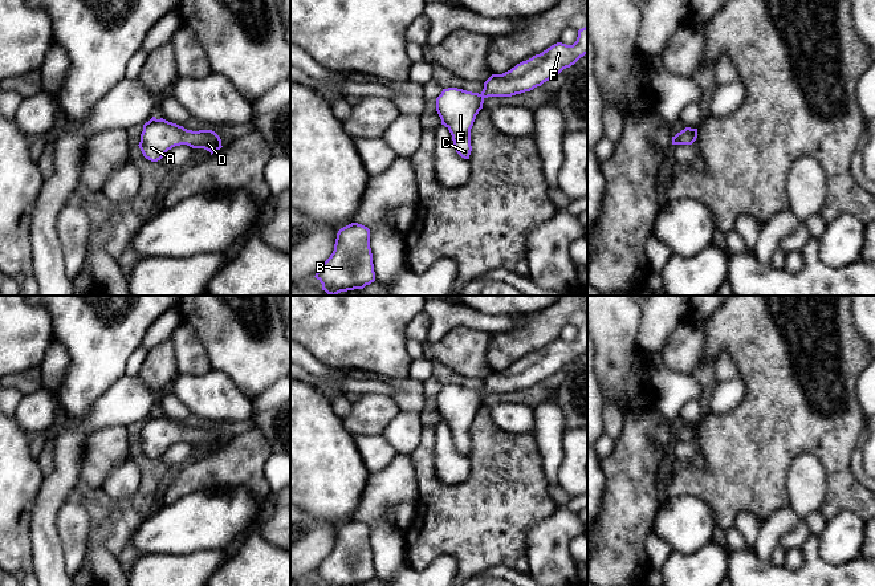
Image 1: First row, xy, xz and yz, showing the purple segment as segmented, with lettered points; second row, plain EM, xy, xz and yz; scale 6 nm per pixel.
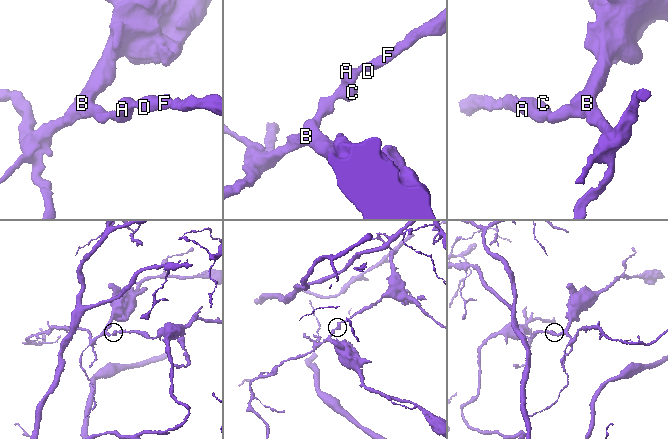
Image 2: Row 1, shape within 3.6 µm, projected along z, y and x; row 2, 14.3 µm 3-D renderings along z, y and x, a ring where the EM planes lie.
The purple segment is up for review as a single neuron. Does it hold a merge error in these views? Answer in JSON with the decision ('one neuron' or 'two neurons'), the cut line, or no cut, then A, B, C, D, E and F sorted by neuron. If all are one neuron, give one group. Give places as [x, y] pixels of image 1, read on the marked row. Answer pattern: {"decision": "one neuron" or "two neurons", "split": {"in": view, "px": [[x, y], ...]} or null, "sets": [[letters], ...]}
{"decision": "one neuron", "split": null, "sets": [["A", "B", "C", "D", "E", "F"]]}

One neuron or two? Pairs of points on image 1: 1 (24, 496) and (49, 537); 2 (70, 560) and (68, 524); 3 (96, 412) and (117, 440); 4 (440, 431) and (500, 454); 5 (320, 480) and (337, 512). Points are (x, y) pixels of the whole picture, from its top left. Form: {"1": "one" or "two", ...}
{"1": "two", "2": "one", "3": "two", "4": "two", "5": "one"}

